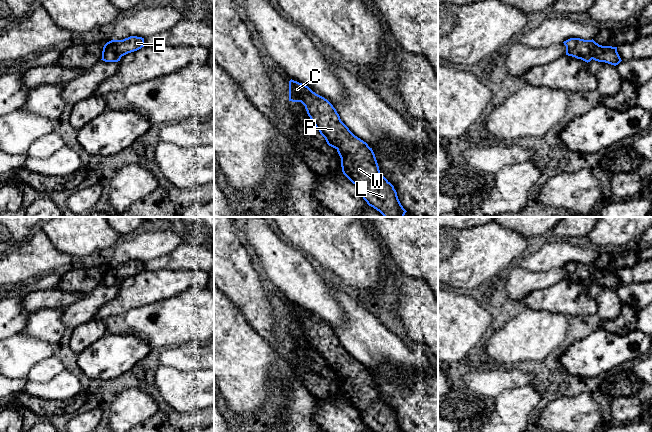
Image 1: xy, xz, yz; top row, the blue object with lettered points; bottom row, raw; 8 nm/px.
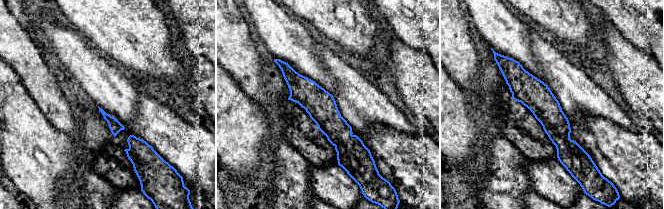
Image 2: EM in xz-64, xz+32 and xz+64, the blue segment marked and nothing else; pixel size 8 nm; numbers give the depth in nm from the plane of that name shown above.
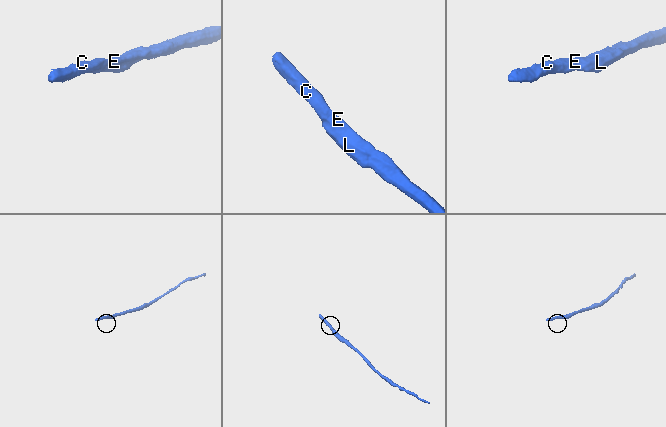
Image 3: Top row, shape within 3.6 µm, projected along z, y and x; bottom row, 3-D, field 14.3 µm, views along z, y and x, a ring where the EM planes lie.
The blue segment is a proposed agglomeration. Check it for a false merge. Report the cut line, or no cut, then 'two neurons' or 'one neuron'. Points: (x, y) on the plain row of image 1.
no cut | one neuron

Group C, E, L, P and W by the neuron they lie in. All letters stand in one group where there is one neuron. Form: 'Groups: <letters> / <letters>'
Groups: C E L P W

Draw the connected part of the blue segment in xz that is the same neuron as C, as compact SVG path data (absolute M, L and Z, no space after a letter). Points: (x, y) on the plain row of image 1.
M291 303L289 305L289 325L301 326L305 330L311 346L325 362L327 368L337 374L341 382L343 398L356 409L369 430L373 432L403 432L394 410L380 397L372 372L349 354L327 323L313 316L308 310Z

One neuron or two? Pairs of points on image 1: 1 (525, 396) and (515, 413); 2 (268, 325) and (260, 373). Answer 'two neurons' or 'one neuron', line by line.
1: one neuron
2: two neurons

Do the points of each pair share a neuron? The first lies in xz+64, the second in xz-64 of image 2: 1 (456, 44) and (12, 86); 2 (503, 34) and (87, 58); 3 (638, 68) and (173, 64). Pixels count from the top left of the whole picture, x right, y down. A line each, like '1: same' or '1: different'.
1: different
2: same
3: different

